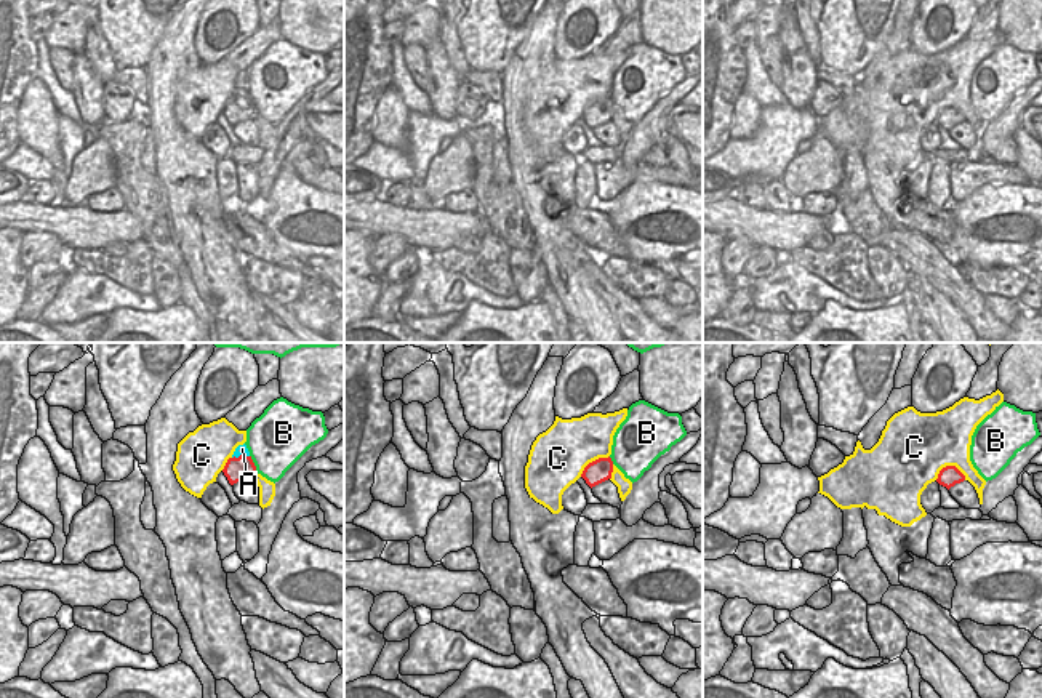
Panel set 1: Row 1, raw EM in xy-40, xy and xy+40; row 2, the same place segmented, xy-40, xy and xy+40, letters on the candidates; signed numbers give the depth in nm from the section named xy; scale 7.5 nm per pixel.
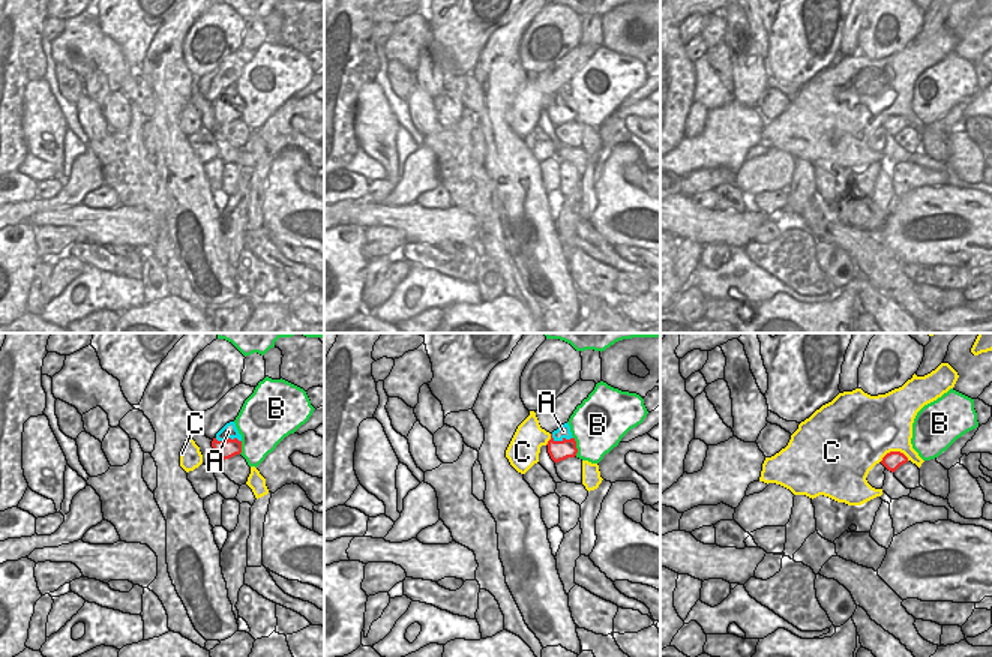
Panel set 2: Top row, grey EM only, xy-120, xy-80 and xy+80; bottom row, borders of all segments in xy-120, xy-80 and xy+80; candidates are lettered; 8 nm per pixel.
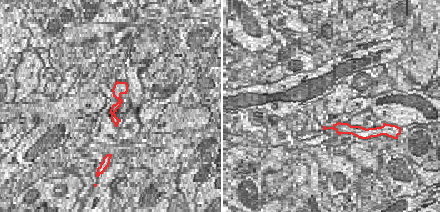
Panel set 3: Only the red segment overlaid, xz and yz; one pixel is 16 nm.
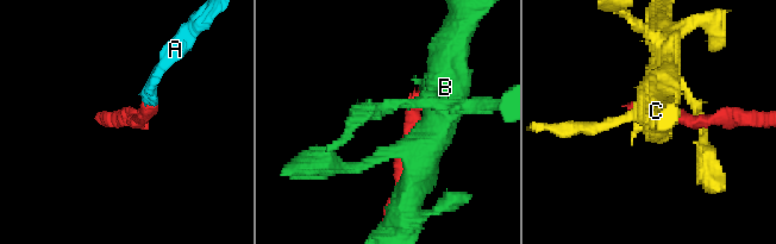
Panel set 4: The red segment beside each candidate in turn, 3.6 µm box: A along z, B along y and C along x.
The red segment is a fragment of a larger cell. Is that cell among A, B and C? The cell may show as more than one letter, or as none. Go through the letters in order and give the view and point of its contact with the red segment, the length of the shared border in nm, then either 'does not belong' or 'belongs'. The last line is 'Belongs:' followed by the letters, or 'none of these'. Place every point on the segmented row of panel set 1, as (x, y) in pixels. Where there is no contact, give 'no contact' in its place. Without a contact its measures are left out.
A: meets red in xy-40 at (240, 455); contact 130 nm long; belongs
B: meets red in xy-40 at (253, 463); contact 140 nm long; does not belong
C: meets red in xy+40 at (949, 466); contact 240 nm long; does not belong
Belongs: A

